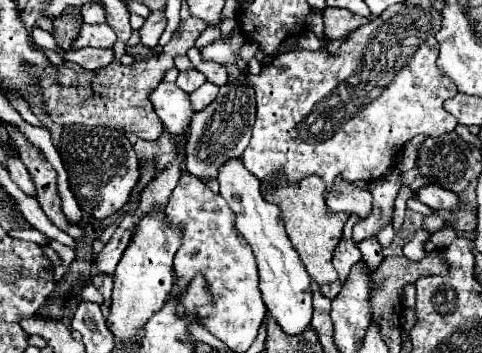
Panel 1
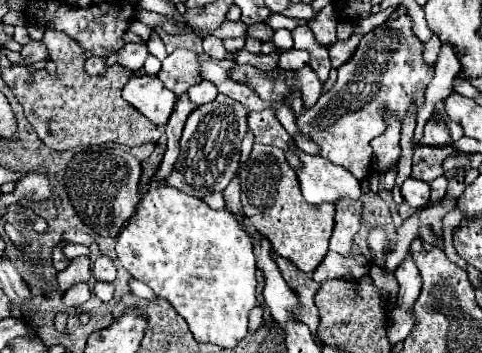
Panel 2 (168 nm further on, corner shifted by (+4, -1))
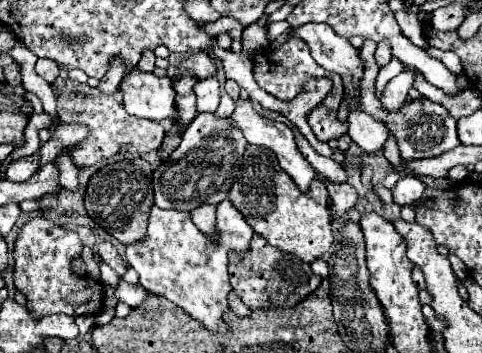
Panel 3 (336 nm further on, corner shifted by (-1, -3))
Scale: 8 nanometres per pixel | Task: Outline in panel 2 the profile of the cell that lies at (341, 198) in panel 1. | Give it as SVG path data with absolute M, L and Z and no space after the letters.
M290 145L290 149L300 159L300 169L296 171L296 175L300 191L308 203L320 205L334 203L336 199L342 197L348 199L360 197L360 181L354 175L350 175L350 171L330 163L324 157L306 155L296 145Z

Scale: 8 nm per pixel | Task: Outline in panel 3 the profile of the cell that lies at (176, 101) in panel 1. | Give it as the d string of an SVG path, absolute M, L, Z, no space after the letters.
M133 69L123 79L123 105L129 115L163 121L175 115L175 89L169 77L155 77L153 73L143 73Z

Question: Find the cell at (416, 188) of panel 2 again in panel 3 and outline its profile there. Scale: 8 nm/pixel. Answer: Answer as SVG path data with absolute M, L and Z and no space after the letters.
M403 177L395 187L393 187L393 201L397 205L411 205L419 201L425 193L425 185L417 177Z

